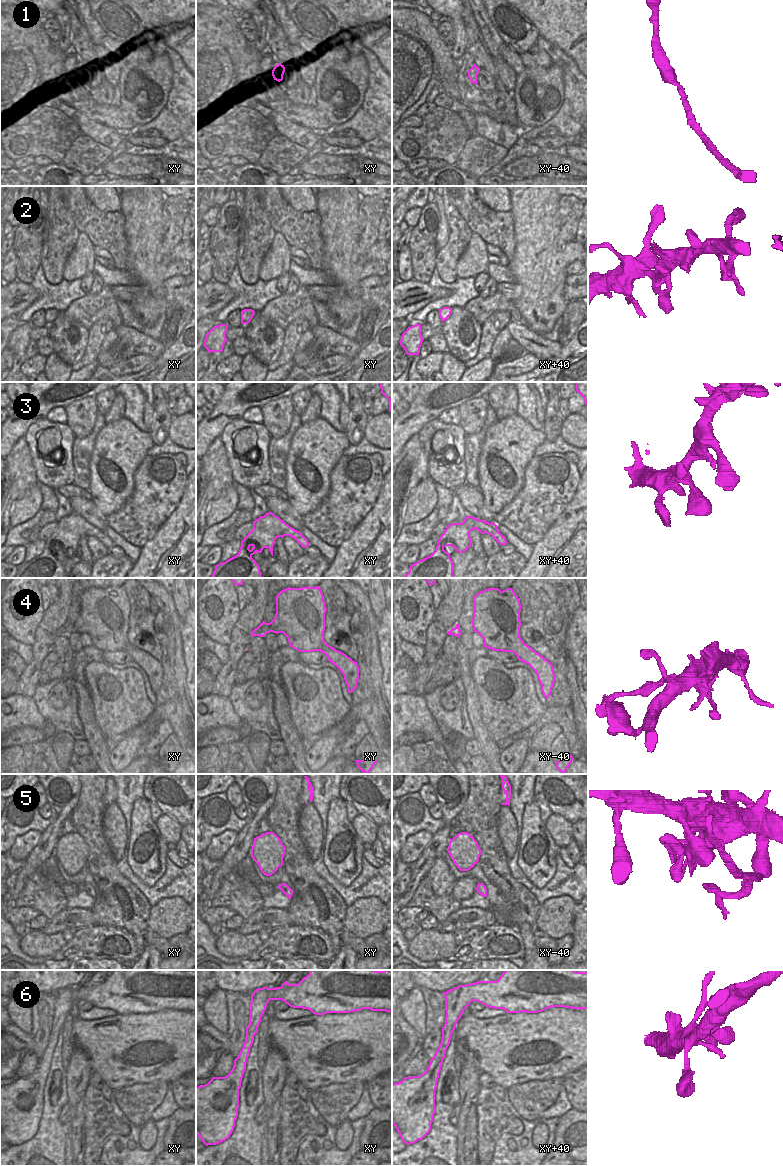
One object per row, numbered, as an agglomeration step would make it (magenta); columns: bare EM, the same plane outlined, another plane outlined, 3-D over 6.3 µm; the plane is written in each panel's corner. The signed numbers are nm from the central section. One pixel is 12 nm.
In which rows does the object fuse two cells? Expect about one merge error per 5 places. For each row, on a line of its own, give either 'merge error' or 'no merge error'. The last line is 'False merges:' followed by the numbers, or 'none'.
1: no merge error
2: no merge error
3: no merge error
4: merge error
5: merge error
6: no merge error
False merges: 4, 5

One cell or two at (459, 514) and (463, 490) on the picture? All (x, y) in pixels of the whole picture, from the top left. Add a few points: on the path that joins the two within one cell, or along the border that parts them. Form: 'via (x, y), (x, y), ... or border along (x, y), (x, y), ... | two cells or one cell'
border along (454, 493), (467, 514) | two cells

